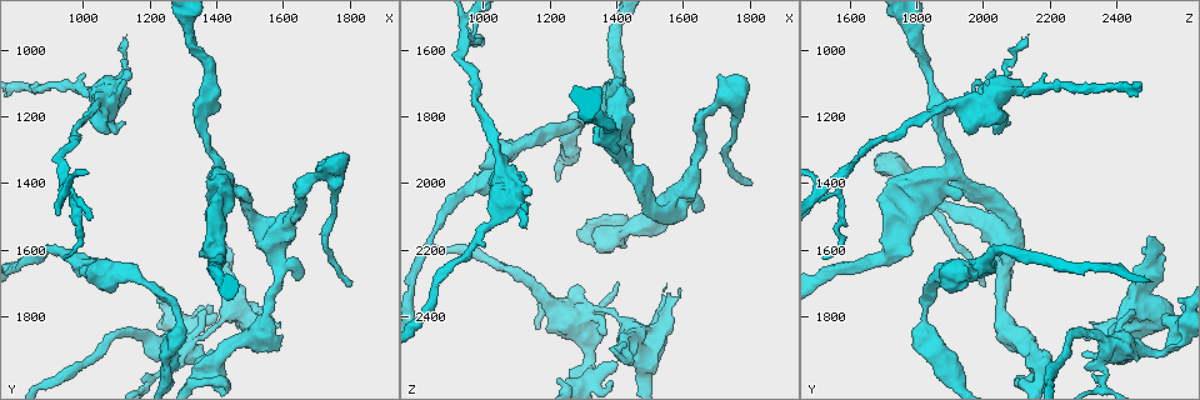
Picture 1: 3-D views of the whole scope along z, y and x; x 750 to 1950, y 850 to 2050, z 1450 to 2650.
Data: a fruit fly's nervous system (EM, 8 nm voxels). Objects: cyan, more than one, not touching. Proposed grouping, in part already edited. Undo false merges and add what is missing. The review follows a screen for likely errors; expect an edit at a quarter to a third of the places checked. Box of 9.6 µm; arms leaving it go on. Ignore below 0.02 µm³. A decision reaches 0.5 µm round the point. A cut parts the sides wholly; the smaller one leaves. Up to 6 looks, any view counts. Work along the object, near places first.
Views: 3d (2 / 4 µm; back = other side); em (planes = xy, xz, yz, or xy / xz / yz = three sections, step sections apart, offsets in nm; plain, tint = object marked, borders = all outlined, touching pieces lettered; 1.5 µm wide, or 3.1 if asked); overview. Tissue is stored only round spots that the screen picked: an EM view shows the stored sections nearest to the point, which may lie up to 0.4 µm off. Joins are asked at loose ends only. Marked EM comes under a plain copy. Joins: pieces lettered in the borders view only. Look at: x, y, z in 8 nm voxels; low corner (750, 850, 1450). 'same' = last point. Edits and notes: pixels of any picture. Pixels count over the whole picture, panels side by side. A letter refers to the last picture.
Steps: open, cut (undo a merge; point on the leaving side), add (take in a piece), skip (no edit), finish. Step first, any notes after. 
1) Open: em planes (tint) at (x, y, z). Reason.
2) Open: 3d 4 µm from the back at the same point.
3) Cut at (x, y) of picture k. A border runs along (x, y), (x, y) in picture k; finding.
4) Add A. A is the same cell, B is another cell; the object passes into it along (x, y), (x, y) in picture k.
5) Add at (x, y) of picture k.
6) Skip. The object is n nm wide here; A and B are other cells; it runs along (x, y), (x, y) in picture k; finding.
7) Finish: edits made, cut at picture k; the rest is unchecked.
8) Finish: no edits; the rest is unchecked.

Open: 3d 4 µm at (1810, 1700, 1990). Thin end.

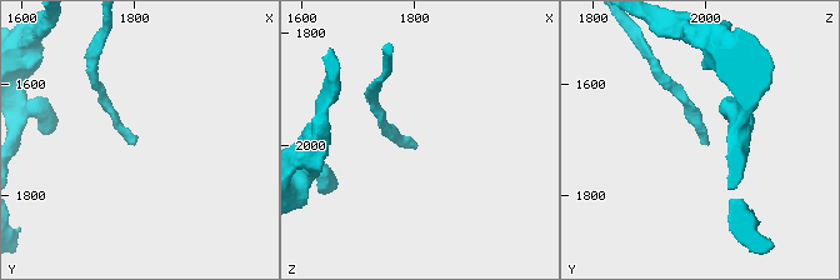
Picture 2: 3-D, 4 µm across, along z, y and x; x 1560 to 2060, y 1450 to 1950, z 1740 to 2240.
Open: em xy step 8 (borders) at (1805, 1710, 1990).

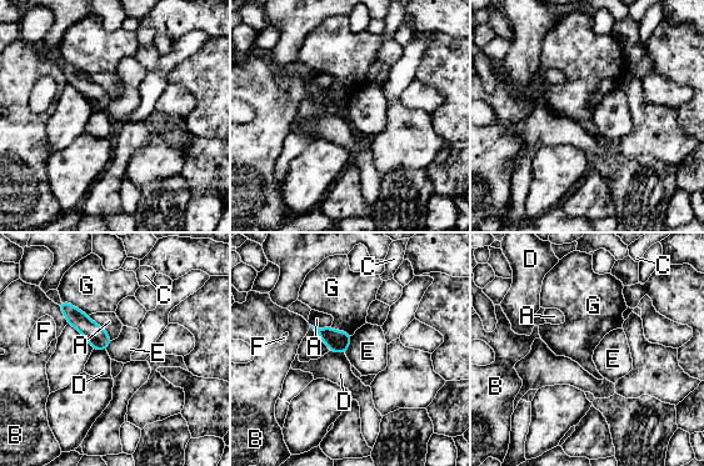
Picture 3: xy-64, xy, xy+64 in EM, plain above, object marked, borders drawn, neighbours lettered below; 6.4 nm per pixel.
Skip. A, B, C, D, E, F and G are other cells; it runs along (63, 305), (104, 346) in picture 3; none of them fits.

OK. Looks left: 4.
Open: 3d 2 µm at (940, 1390, 1550).

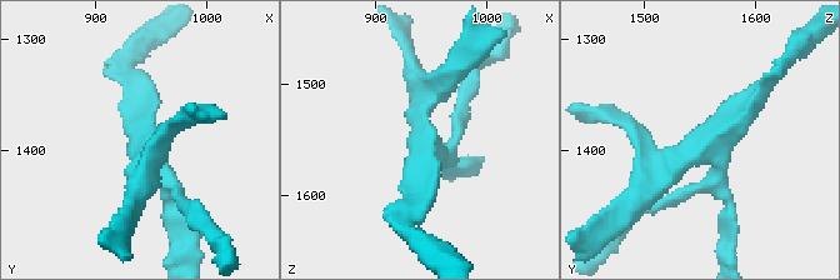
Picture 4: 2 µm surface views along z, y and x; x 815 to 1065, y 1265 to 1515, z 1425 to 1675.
Open: em planes (tint) at (946, 1394, 1560).

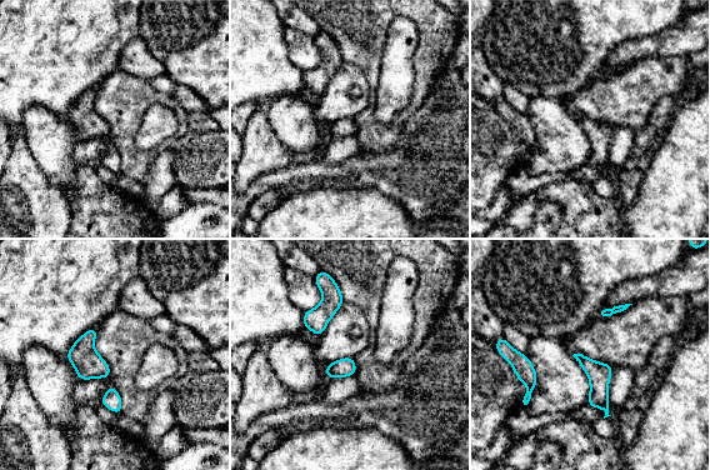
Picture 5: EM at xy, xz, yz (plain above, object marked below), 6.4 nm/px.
Open: em planes (borders) at the same point. What lies round it.

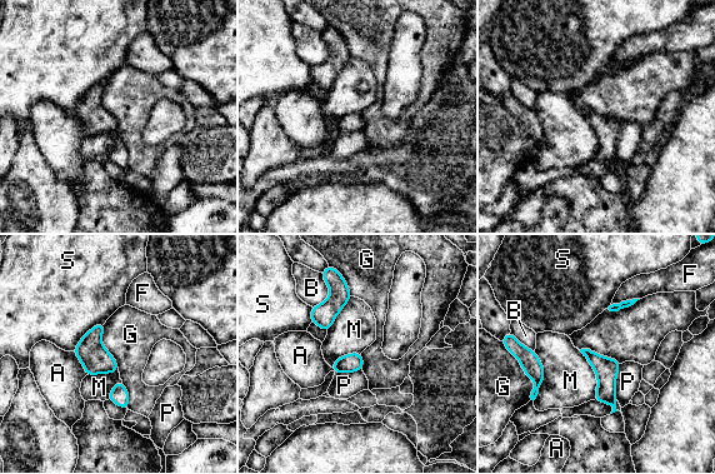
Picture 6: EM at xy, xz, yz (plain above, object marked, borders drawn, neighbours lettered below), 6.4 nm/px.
Skip. The object is 150 nm wide here; A, B, F, G, M, P and S are other cells; a border runs along (511, 353), (534, 382), (528, 402) in picture 6; one neuron here.

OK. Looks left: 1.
Finish: no edits; the rest is unchecked.

